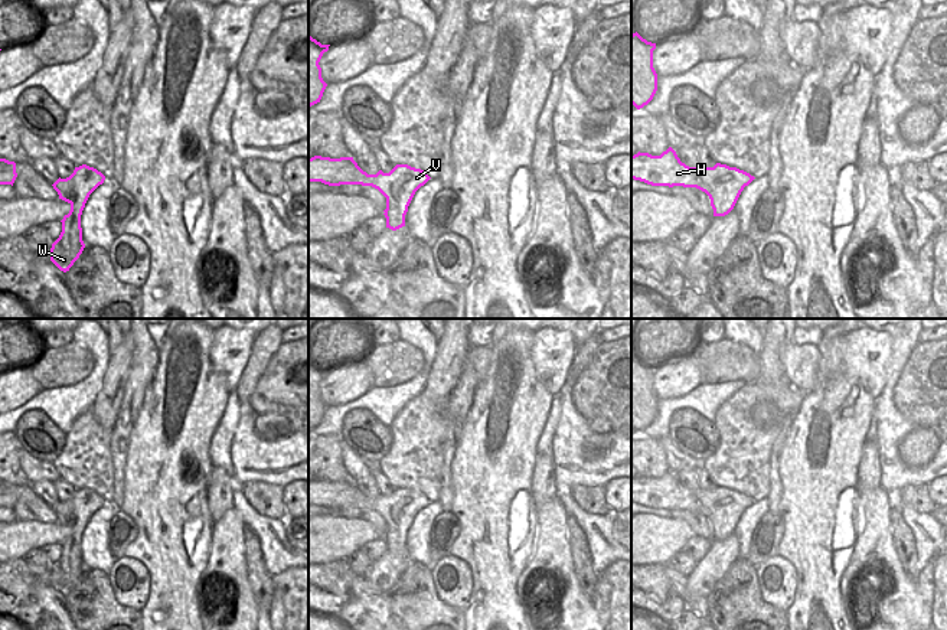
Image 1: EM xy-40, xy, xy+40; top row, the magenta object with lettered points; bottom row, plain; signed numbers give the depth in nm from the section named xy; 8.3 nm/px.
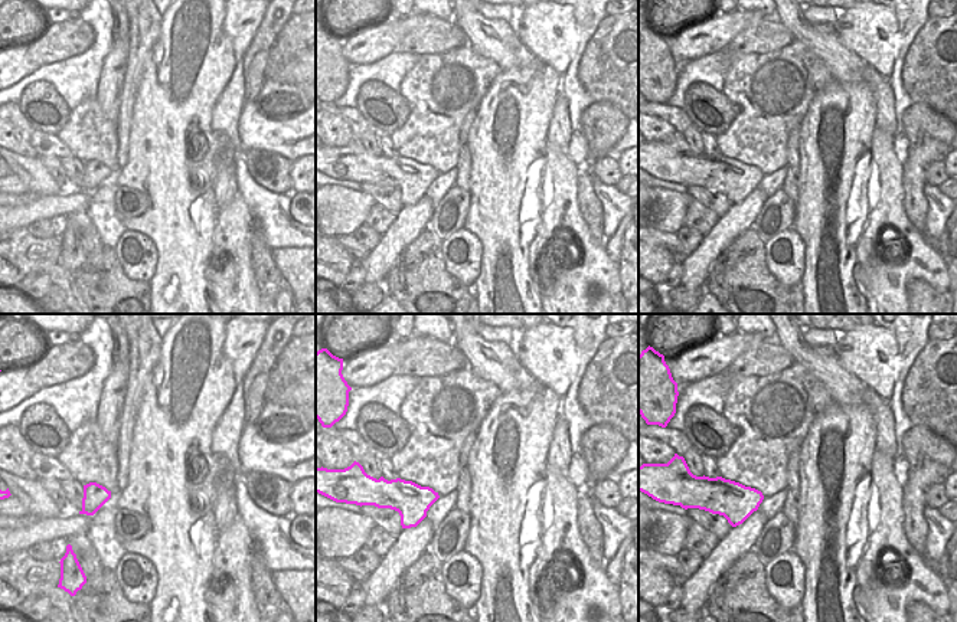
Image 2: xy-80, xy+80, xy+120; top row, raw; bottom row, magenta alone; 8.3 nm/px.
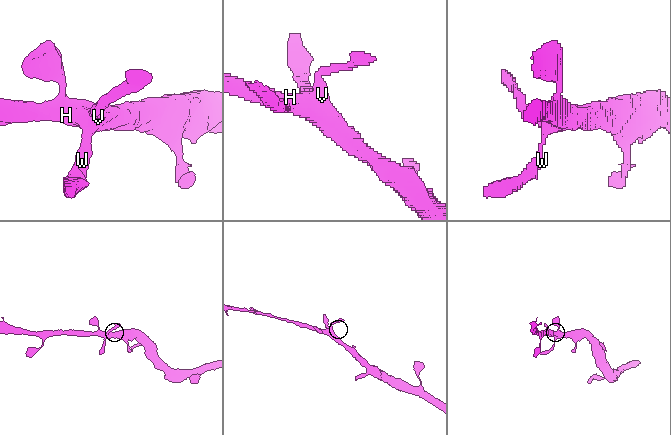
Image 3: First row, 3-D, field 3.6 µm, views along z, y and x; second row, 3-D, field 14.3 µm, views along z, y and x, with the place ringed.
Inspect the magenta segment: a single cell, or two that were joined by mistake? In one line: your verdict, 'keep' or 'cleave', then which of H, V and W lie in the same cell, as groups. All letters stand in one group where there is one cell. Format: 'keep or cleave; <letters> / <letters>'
keep; H V W

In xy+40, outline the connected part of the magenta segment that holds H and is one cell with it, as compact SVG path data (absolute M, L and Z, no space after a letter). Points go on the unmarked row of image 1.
M669 470L660 479L640 474L631 479L631 502L652 509L696 510L709 519L713 539L725 539L755 500L721 486L713 490L689 490Z

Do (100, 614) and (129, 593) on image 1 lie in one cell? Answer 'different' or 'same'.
different

